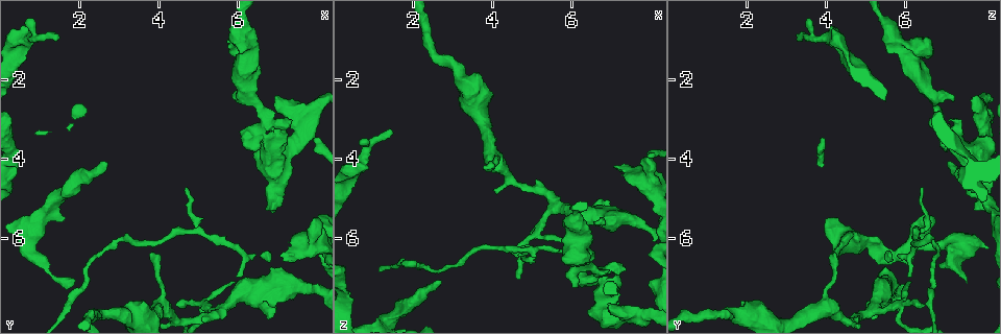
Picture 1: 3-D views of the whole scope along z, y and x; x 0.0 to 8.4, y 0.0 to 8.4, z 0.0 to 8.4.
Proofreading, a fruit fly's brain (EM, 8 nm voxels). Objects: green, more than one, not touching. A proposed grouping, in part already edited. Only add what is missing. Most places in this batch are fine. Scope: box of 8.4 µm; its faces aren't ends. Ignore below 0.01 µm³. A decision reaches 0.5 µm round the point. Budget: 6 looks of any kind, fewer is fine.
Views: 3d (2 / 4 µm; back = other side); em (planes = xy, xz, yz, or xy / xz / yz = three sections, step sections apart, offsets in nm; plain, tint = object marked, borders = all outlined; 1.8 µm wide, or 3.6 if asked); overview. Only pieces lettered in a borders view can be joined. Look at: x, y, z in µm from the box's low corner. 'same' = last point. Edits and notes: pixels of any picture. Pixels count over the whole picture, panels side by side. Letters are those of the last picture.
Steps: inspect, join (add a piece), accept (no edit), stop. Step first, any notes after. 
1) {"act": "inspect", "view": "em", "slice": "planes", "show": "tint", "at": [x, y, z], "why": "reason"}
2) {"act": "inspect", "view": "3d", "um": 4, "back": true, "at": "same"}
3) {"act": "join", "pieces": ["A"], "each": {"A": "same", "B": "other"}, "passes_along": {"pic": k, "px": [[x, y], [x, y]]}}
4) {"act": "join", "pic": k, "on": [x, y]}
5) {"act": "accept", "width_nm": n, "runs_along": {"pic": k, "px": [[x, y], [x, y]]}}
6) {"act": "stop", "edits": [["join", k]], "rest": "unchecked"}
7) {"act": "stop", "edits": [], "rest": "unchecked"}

{"act": "inspect", "view": "3d", "um": 2, "at": [6.80, 5.30, 7.80], "why": "thick end"}

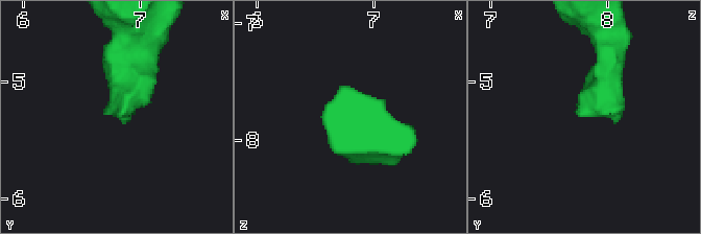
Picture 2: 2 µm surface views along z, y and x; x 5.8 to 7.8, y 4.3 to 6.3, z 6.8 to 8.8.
{"act": "inspect", "view": "em", "slice": "yz", "step": 16, "show": "borders", "at": [6.82, 5.30, 7.76]}

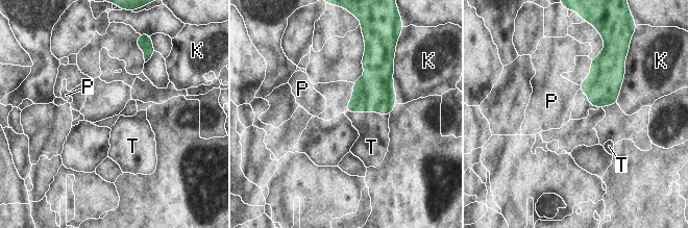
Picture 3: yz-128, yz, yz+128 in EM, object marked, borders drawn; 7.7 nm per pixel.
{"act": "join", "pieces": ["T"], "each": {"K": "other", "P": "other", "T": "same"}, "passes_along": {"pic": 3, "px": [[374, 92], [367, 111], [373, 128]]}, "found": "it goes on there"}

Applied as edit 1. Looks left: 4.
{"act": "inspect", "view": "overview", "why": "see it whole again"}

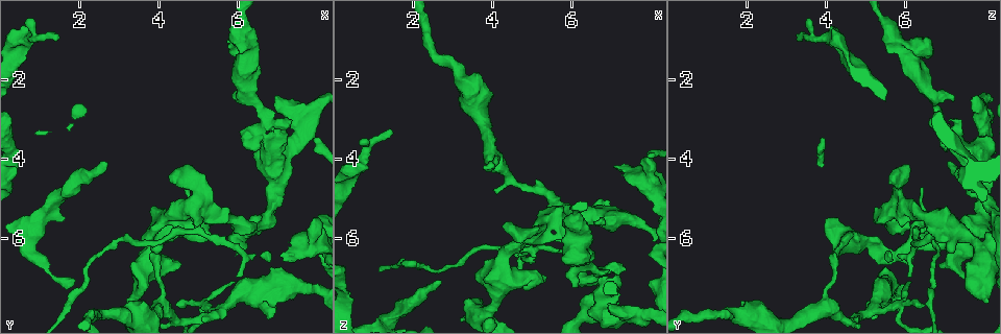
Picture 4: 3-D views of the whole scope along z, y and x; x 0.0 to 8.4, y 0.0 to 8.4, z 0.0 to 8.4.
{"act": "inspect", "view": "em", "slice": "yz", "step": 8, "show": "borders", "at": [4.35, 4.70, 5.65], "why": "free end"}

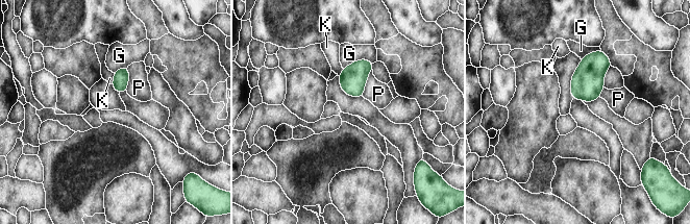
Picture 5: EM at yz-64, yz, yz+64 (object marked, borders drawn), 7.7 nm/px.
{"act": "accept", "each": {"G": "other", "K": "other", "P": "other"}, "border": {"pic": 5, "px": [[114, 73], [114, 79], [111, 83]]}, "found": "no lettered piece goes on from it"}

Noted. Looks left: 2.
{"act": "inspect", "view": "em", "slice": "planes", "show": "borders", "at": [7.90, 5.55, 4.00], "why": "an open end"}

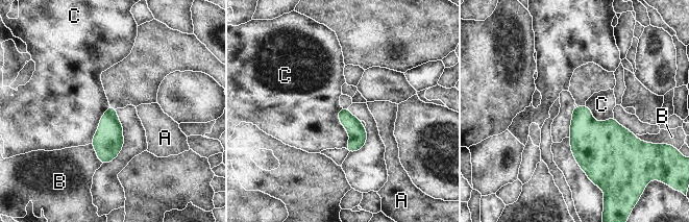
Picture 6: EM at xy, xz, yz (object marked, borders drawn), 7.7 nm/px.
{"act": "accept", "each": {"A": "other", "B": "other", "C": "other"}, "found": "no lettered piece goes on from it"}

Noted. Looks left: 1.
{"act": "stop", "edits": [["join", 3]], "rest": "unchecked"}

